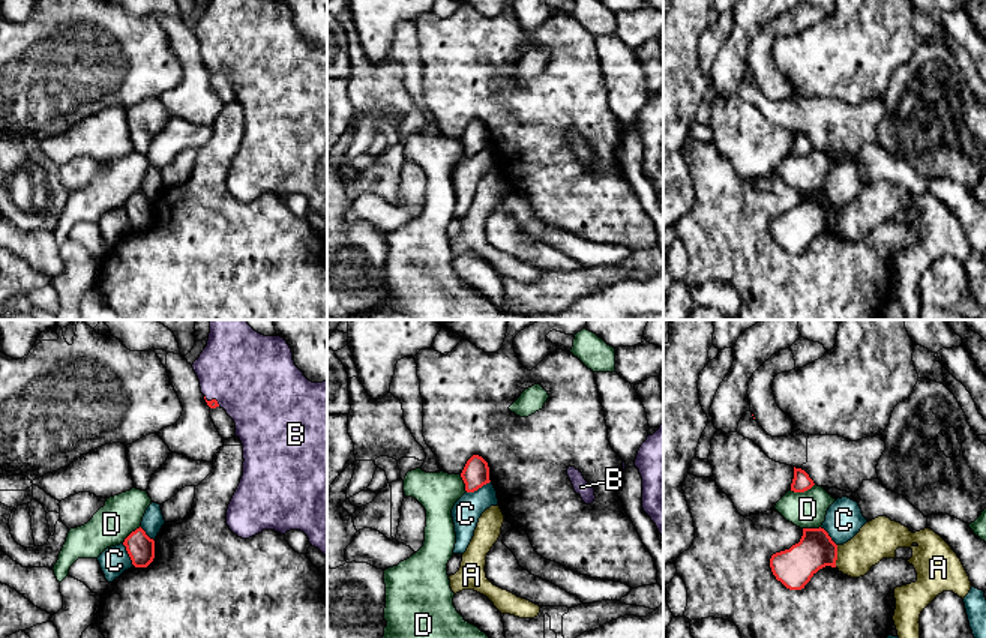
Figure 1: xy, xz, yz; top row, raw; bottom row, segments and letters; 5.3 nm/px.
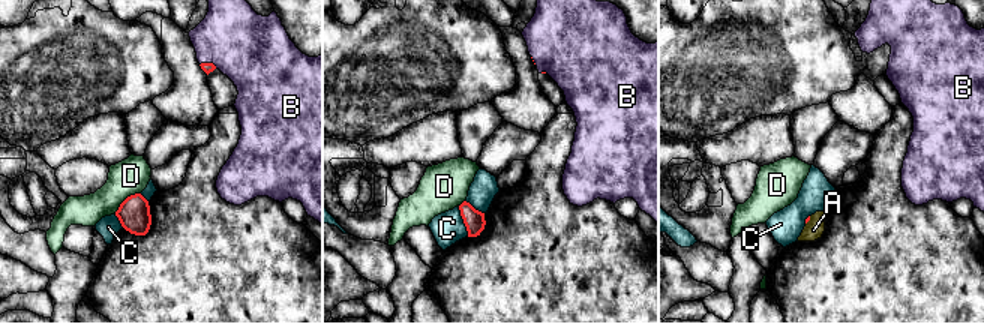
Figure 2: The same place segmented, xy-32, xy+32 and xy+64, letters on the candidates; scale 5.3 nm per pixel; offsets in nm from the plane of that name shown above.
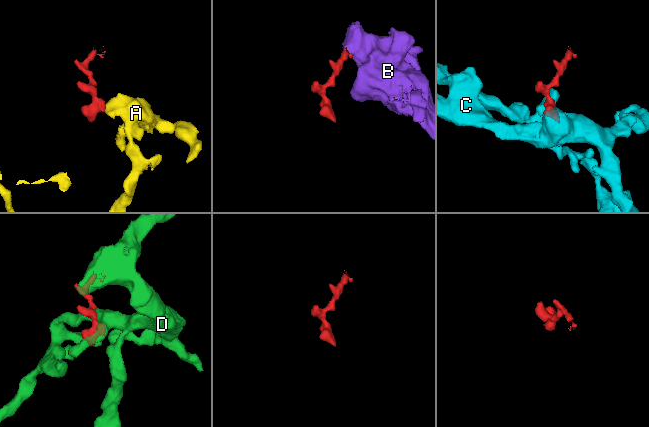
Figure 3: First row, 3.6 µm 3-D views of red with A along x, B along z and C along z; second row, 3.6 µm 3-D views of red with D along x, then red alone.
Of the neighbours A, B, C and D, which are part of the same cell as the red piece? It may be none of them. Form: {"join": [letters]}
{"join": ["B"]}

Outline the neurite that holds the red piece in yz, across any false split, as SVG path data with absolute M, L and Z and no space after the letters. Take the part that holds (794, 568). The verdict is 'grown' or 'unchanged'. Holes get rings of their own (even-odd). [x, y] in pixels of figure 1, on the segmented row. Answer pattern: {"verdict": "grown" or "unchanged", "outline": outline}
{"verdict": "unchanged", "outline": "M803 528L798 543L776 552L770 567L777 581L789 590L801 590L822 567L836 567L837 545L824 528Z"}

